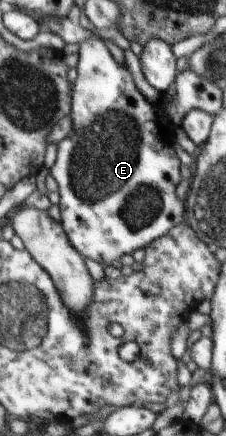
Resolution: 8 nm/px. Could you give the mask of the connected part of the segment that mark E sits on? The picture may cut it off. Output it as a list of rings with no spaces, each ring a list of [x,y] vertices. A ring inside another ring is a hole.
[[[98,37],[88,38],[79,45],[79,60],[77,65],[77,78],[74,82],[74,90],[71,94],[70,118],[72,118],[72,132],[66,138],[63,138],[58,144],[58,154],[54,166],[49,168],[49,174],[58,183],[58,192],[60,194],[60,220],[64,232],[67,234],[72,246],[83,256],[98,262],[98,264],[112,264],[114,260],[119,260],[123,254],[132,254],[138,248],[144,248],[151,242],[158,240],[161,236],[168,234],[174,226],[183,222],[185,217],[185,200],[181,200],[176,195],[176,186],[181,180],[180,159],[174,151],[173,141],[175,128],[169,122],[163,125],[160,119],[160,112],[156,110],[154,103],[151,103],[140,93],[136,87],[132,74],[127,66],[120,66],[117,59],[112,56],[110,50],[104,41]]]

